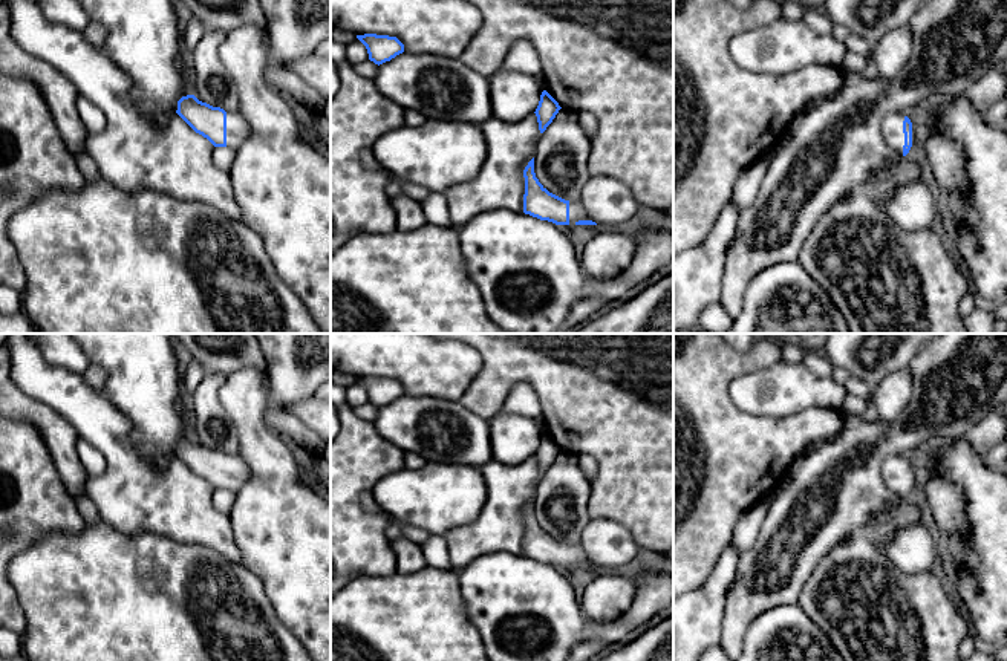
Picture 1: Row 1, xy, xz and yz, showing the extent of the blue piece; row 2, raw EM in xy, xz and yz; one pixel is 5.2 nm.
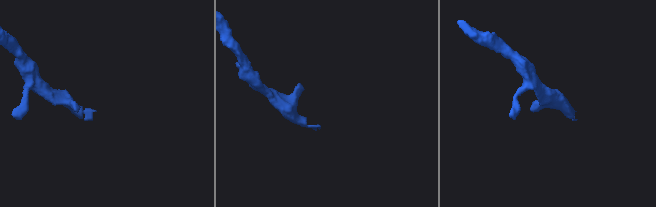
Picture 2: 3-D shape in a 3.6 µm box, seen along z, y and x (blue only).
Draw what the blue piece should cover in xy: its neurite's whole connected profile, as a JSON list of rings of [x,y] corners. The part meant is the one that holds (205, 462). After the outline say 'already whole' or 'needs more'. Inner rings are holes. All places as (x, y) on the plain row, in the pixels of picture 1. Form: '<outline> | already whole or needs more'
[[[194,438],[178,444],[176,456],[214,490],[237,491],[249,480],[251,471],[239,454],[225,454],[199,444]]] | needs more

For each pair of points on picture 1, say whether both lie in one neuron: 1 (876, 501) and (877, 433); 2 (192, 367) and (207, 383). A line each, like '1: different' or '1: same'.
1: same
2: different

